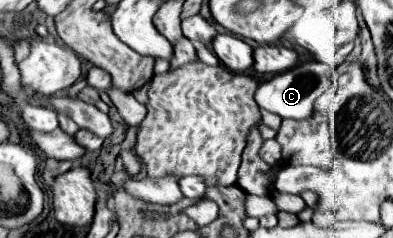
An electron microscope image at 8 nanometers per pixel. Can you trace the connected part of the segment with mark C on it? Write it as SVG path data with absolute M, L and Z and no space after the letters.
M308 61L302 65L292 67L280 75L274 75L270 81L264 81L256 91L256 103L270 113L288 119L304 119L314 113L314 101L332 87L332 69L322 61Z

